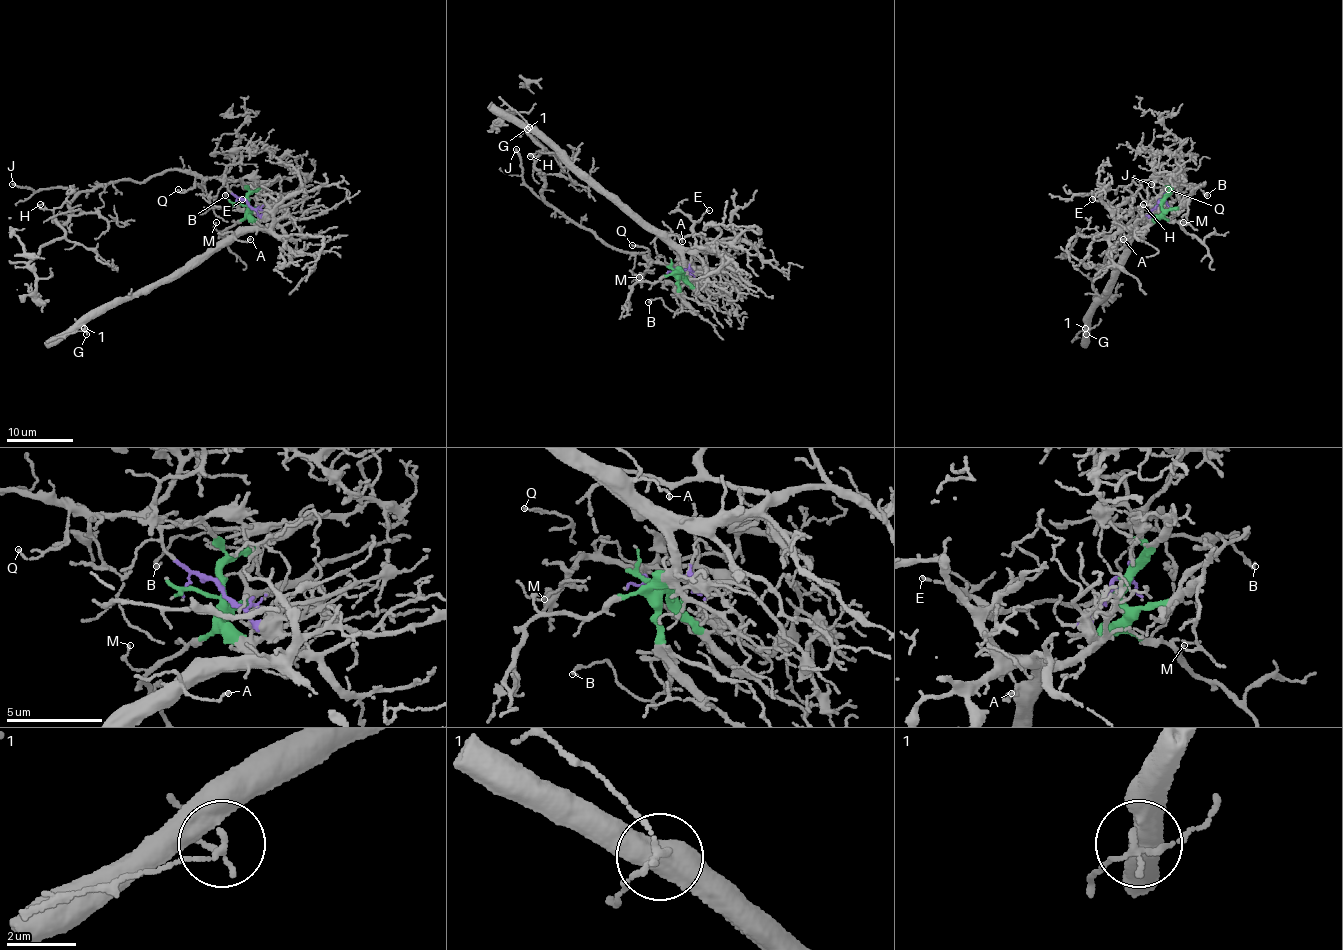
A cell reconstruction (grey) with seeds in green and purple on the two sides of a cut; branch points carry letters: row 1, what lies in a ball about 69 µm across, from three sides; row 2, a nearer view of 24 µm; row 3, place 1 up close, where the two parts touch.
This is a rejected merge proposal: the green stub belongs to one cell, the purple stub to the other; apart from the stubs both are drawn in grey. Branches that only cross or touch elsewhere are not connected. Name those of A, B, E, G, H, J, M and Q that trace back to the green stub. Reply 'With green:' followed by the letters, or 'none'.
With green: A, B, E, G, M

